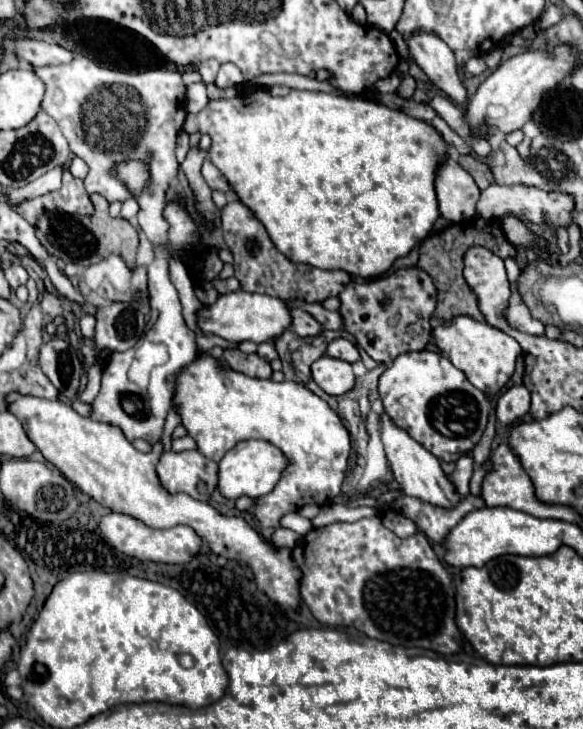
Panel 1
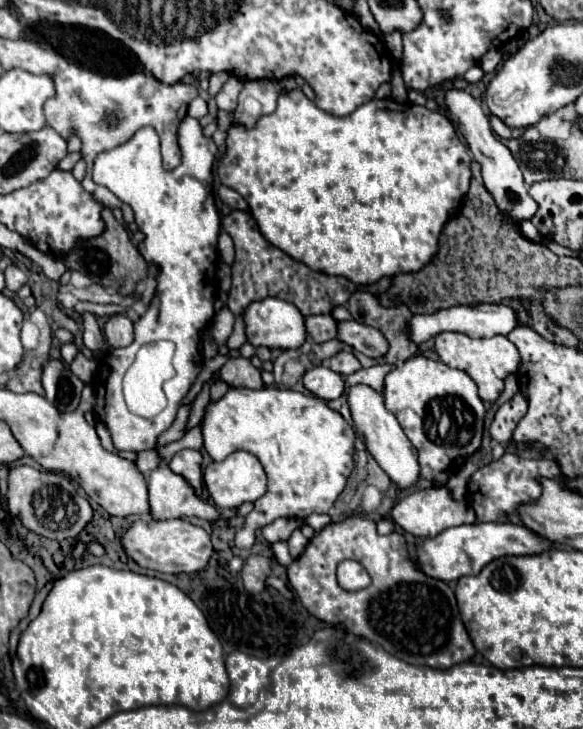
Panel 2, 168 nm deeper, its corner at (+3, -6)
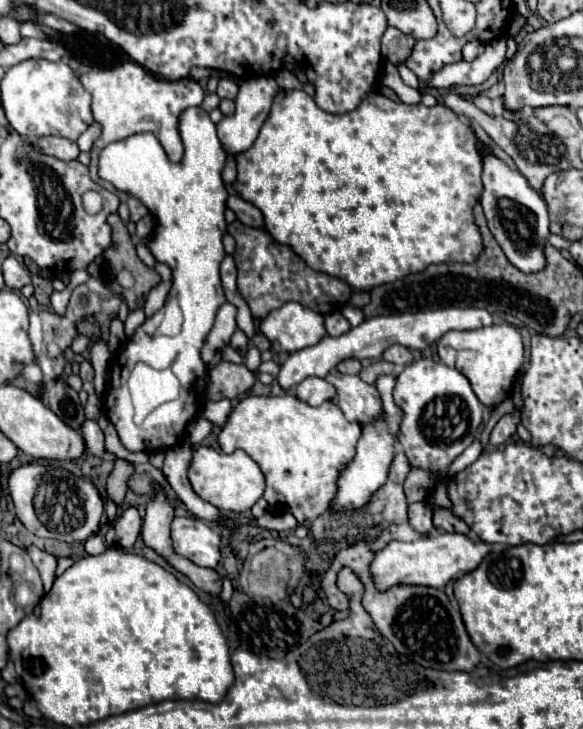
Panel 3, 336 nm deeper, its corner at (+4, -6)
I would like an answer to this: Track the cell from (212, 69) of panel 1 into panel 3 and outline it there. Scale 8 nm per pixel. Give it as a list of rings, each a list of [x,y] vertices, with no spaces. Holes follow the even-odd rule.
[[[222,78],[220,80],[220,84],[218,84],[218,96],[224,100],[224,98],[228,98],[228,100],[234,100],[236,98],[236,94],[238,94],[238,84],[234,82],[234,80],[230,80],[230,78]]]

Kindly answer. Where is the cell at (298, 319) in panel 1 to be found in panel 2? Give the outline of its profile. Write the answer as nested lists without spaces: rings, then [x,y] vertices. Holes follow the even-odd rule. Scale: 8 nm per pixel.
[[[331,316],[305,318],[305,328],[313,342],[327,342],[327,340],[335,338],[335,334],[337,334],[335,326],[337,326],[337,322]]]

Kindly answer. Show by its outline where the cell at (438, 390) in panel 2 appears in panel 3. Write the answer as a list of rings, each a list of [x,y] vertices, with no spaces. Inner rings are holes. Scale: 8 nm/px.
[[[416,360],[396,376],[394,402],[402,408],[404,420],[400,438],[410,466],[426,468],[434,474],[446,474],[448,466],[476,438],[482,426],[482,404],[470,388],[468,378],[442,362]]]

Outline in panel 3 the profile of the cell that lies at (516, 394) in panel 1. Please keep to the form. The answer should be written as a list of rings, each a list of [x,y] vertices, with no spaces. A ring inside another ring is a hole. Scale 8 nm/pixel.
[[[520,412],[500,418],[500,422],[494,426],[494,430],[490,434],[490,446],[500,446],[506,440],[510,440],[510,436],[516,434],[516,424],[518,422],[520,422]]]

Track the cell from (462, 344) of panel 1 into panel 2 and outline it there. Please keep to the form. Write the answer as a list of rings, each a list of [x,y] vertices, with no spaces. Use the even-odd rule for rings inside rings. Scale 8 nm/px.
[[[441,332],[435,336],[435,352],[439,358],[451,366],[467,372],[479,388],[479,396],[485,402],[495,402],[503,392],[503,380],[509,372],[515,372],[519,366],[519,350],[507,336],[491,336],[491,338],[469,338],[461,332]]]

